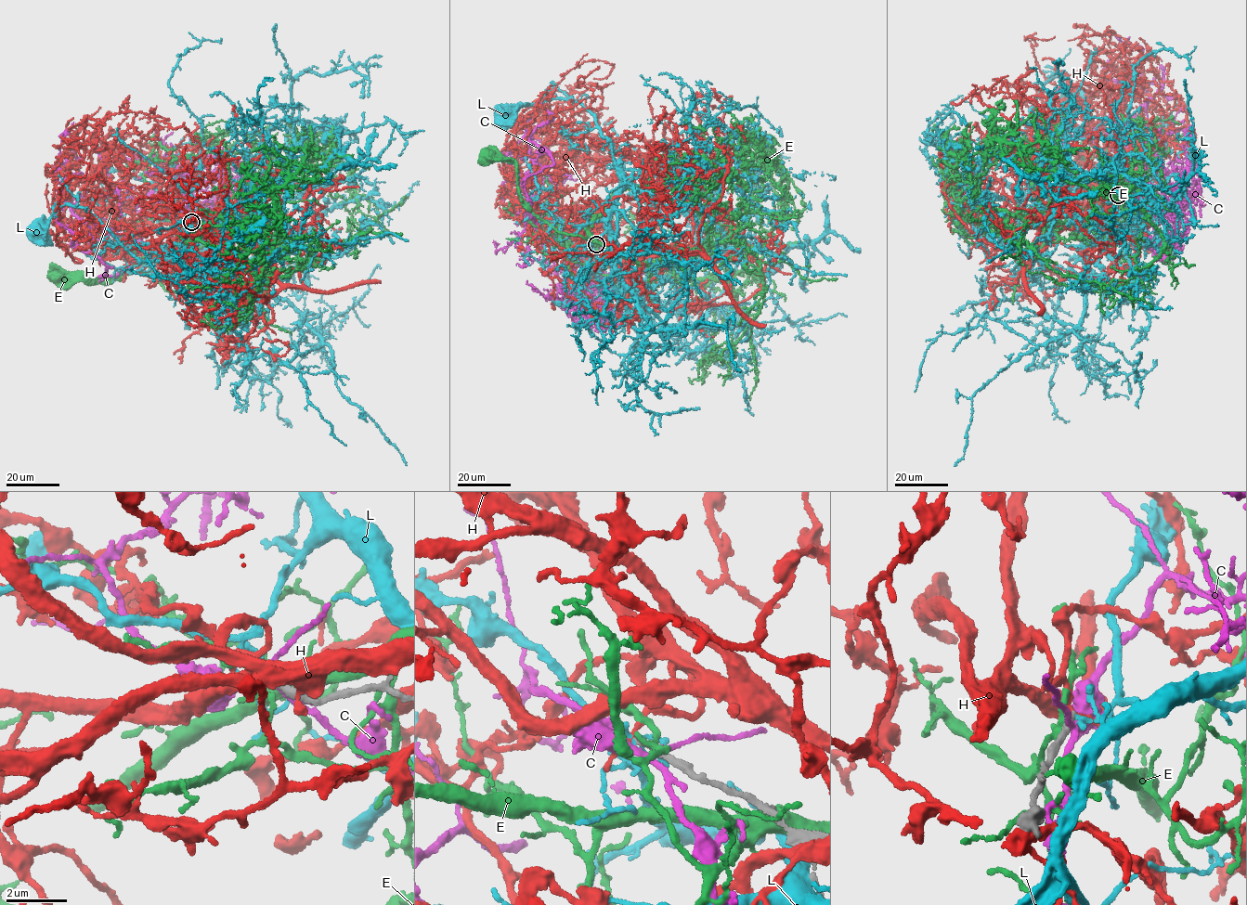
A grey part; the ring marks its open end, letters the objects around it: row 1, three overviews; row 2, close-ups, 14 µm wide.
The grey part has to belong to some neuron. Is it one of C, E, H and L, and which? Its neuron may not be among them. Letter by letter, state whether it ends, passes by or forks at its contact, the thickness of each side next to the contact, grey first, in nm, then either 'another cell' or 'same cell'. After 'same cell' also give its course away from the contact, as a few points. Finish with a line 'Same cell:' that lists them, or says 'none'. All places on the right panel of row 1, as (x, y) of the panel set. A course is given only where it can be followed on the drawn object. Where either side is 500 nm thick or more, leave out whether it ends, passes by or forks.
C: it forks; calibres 190 and 180 nm; another cell
E: it passes by; calibres 190 and 200 nm; another cell
H: it passes by; calibres 130 and 120 nm; another cell
L: it passes by; calibres 130 and 110 nm; another cell
Same cell: none

